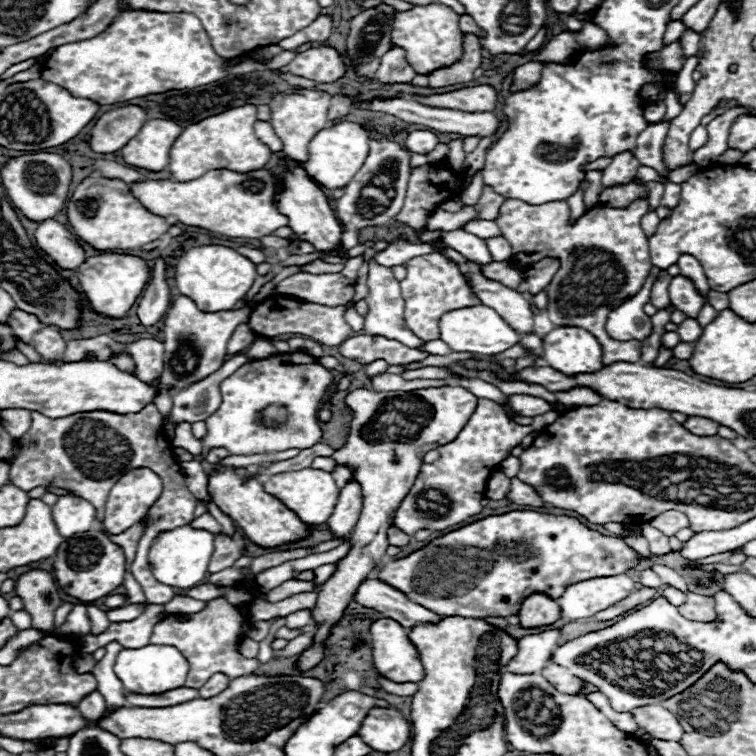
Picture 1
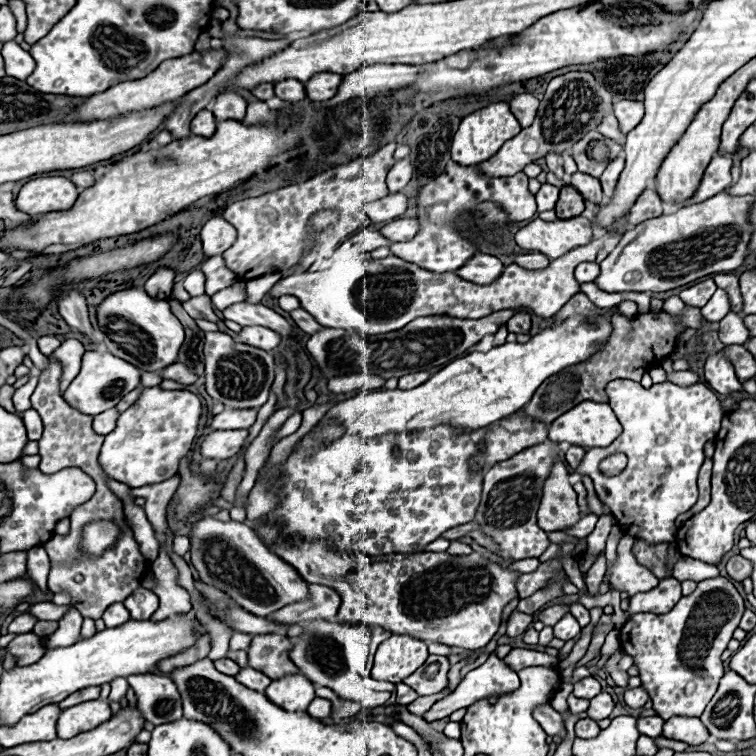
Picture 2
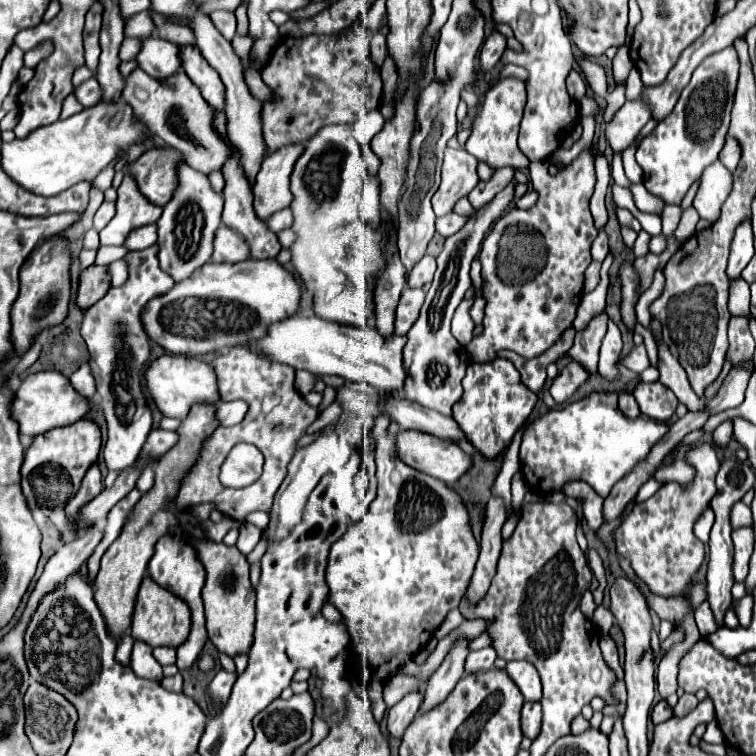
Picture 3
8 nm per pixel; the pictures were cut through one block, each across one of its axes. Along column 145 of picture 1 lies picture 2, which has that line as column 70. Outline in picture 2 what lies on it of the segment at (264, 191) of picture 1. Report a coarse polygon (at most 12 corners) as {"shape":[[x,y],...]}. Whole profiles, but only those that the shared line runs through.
{"shape":[[64,176],[30,180],[16,208],[30,216],[66,210],[78,188]]}

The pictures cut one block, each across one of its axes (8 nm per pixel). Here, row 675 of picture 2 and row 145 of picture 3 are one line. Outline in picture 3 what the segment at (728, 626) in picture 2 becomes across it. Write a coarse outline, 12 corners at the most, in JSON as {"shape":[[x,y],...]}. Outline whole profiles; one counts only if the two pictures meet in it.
{"shape":[[734,46],[693,72],[644,136],[644,186],[680,204],[728,134]]}

